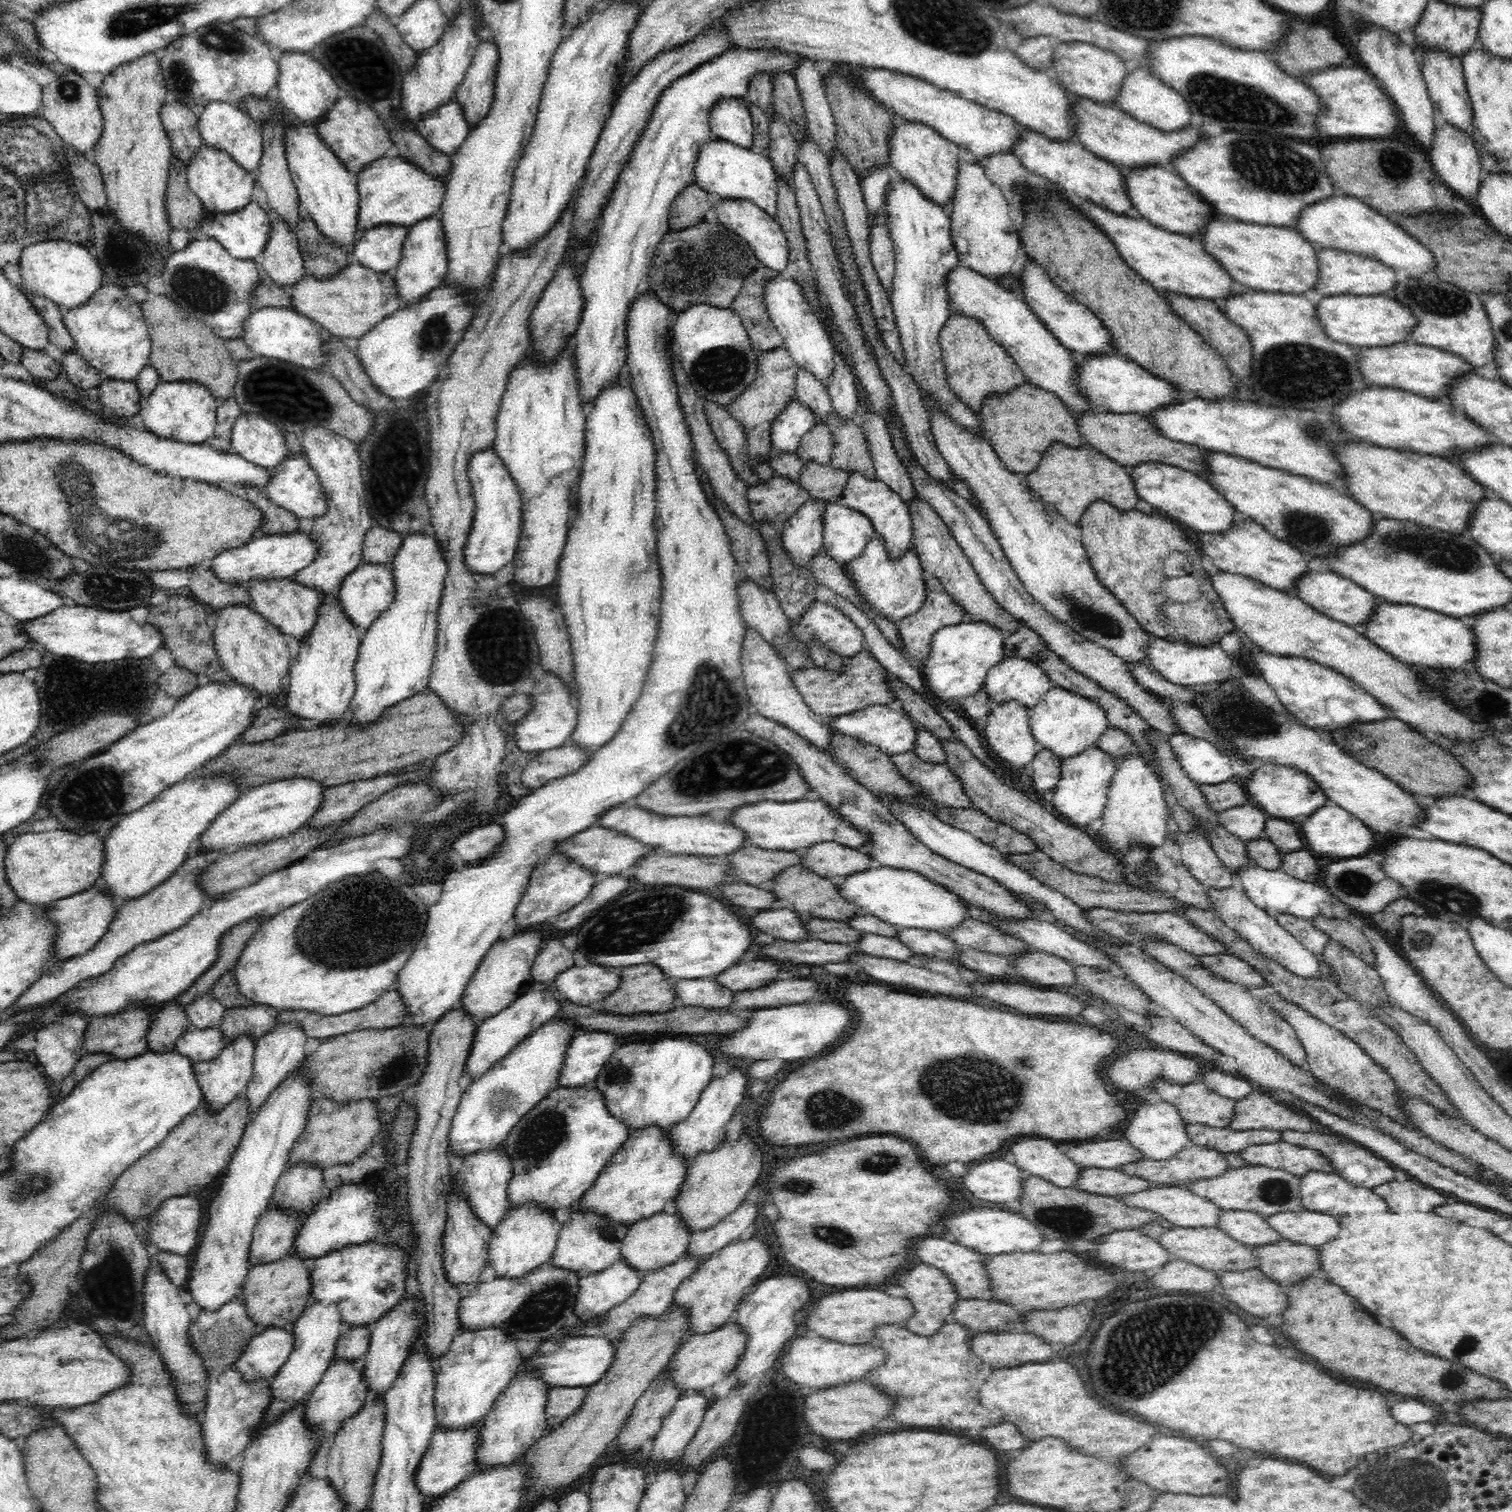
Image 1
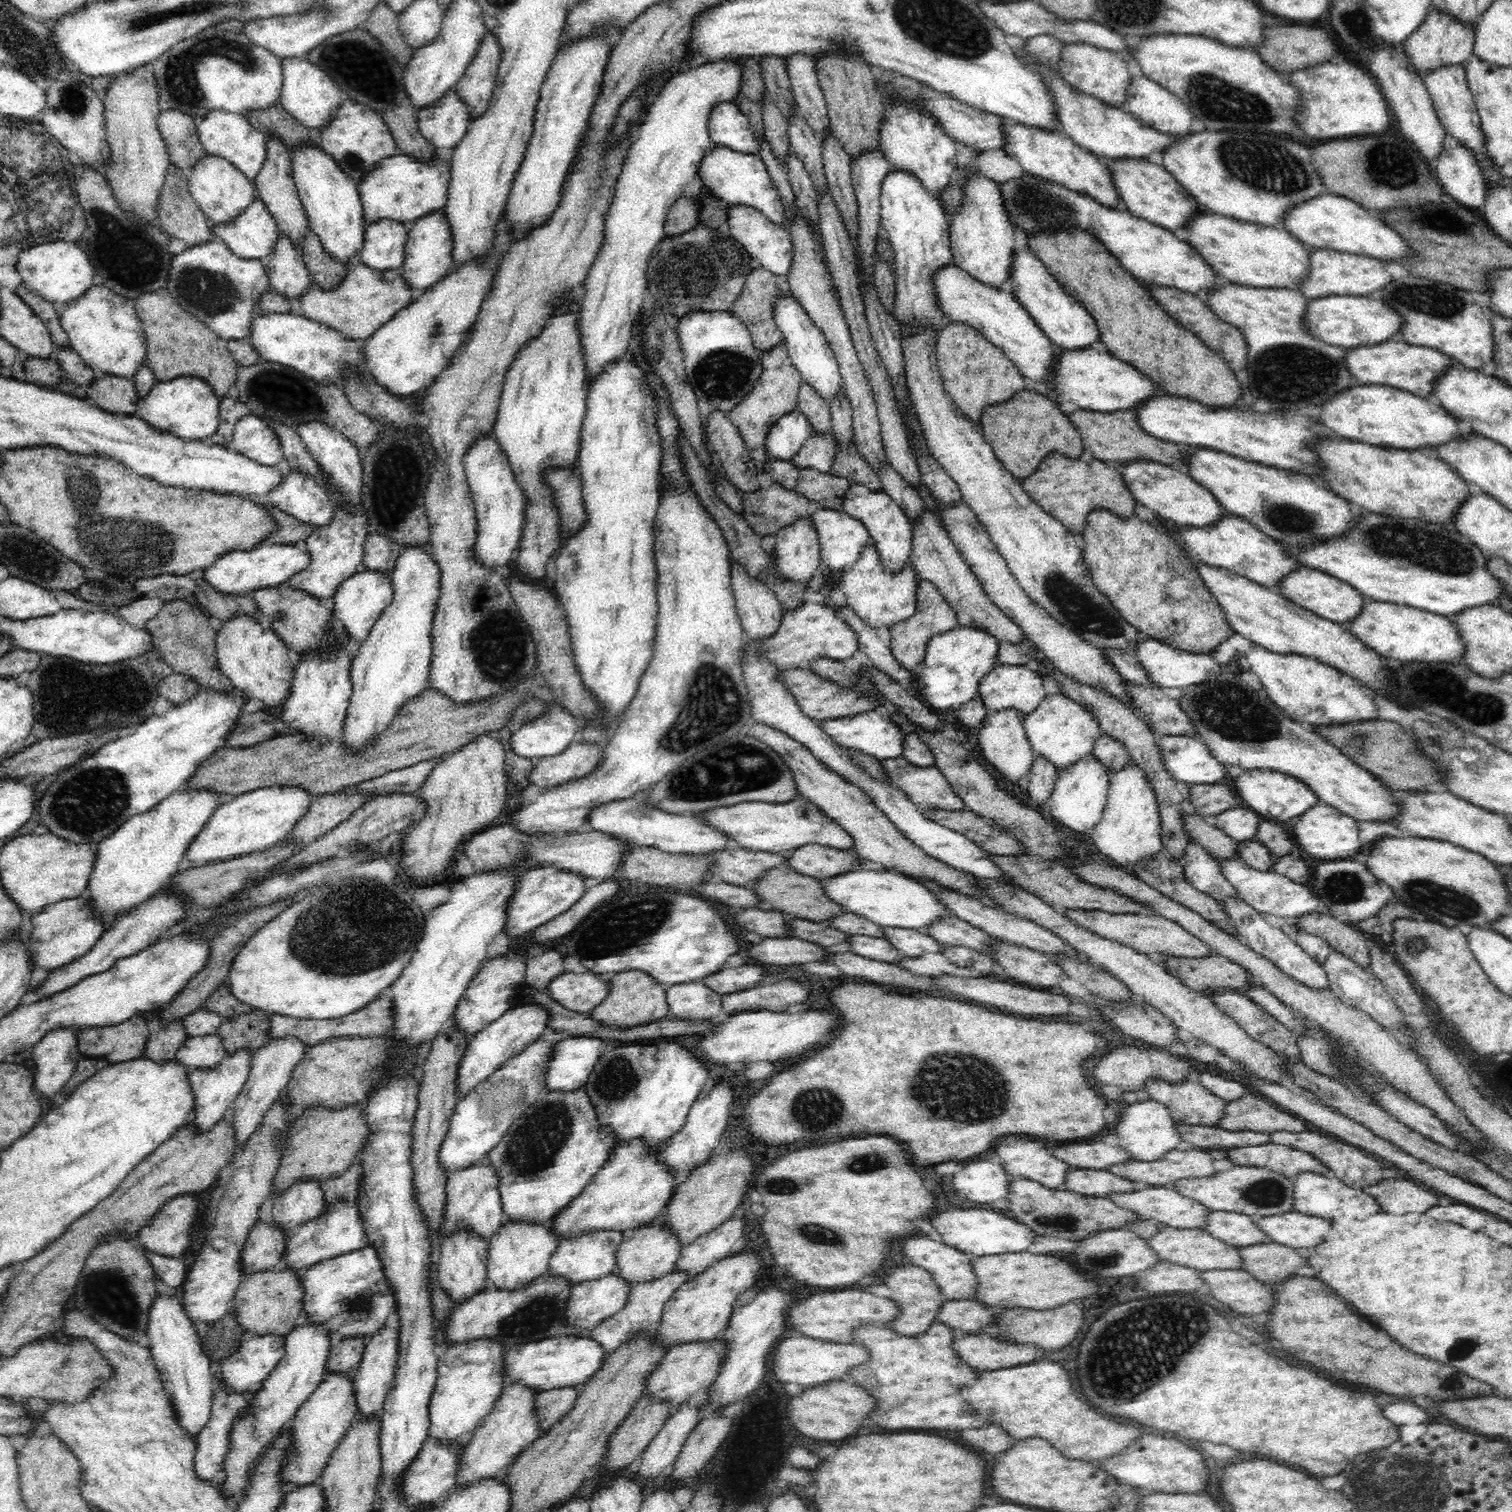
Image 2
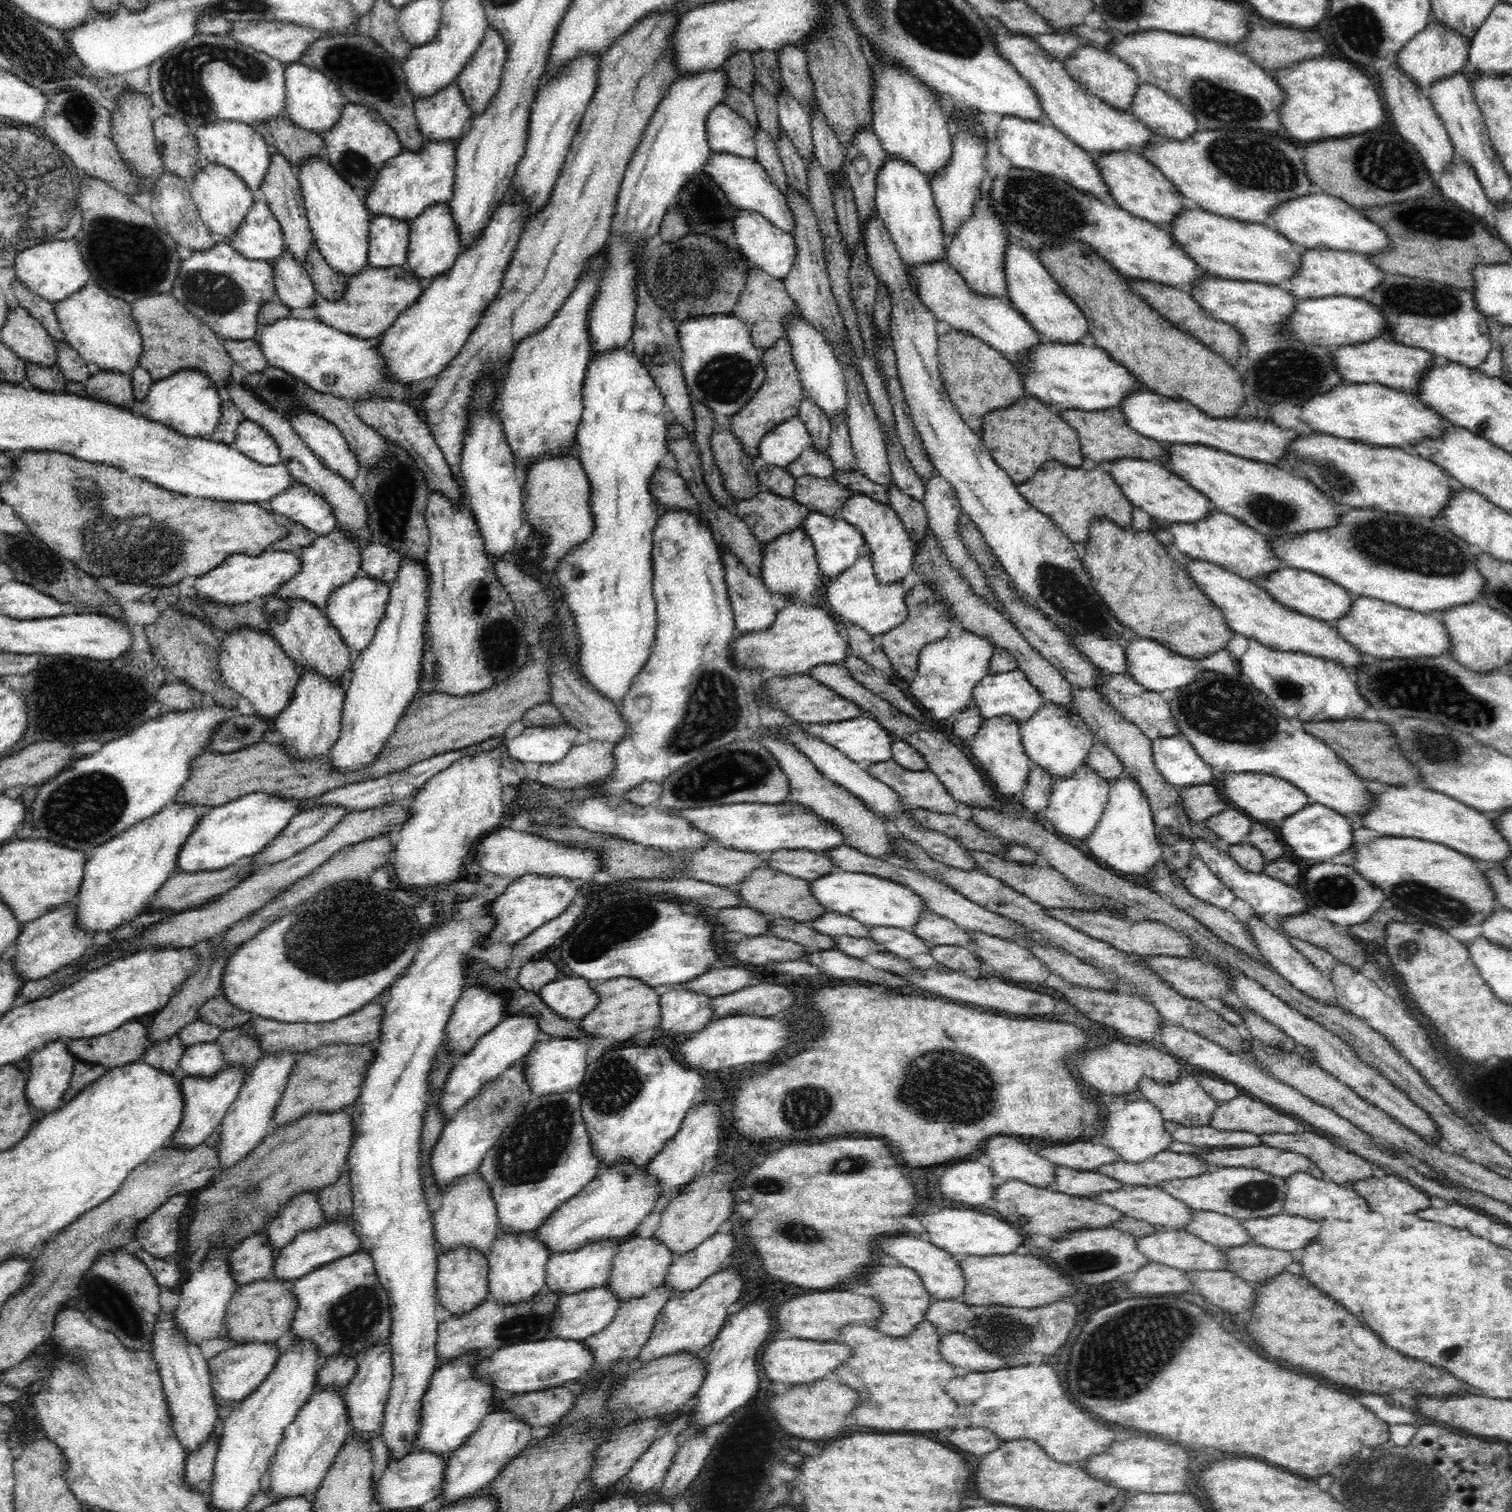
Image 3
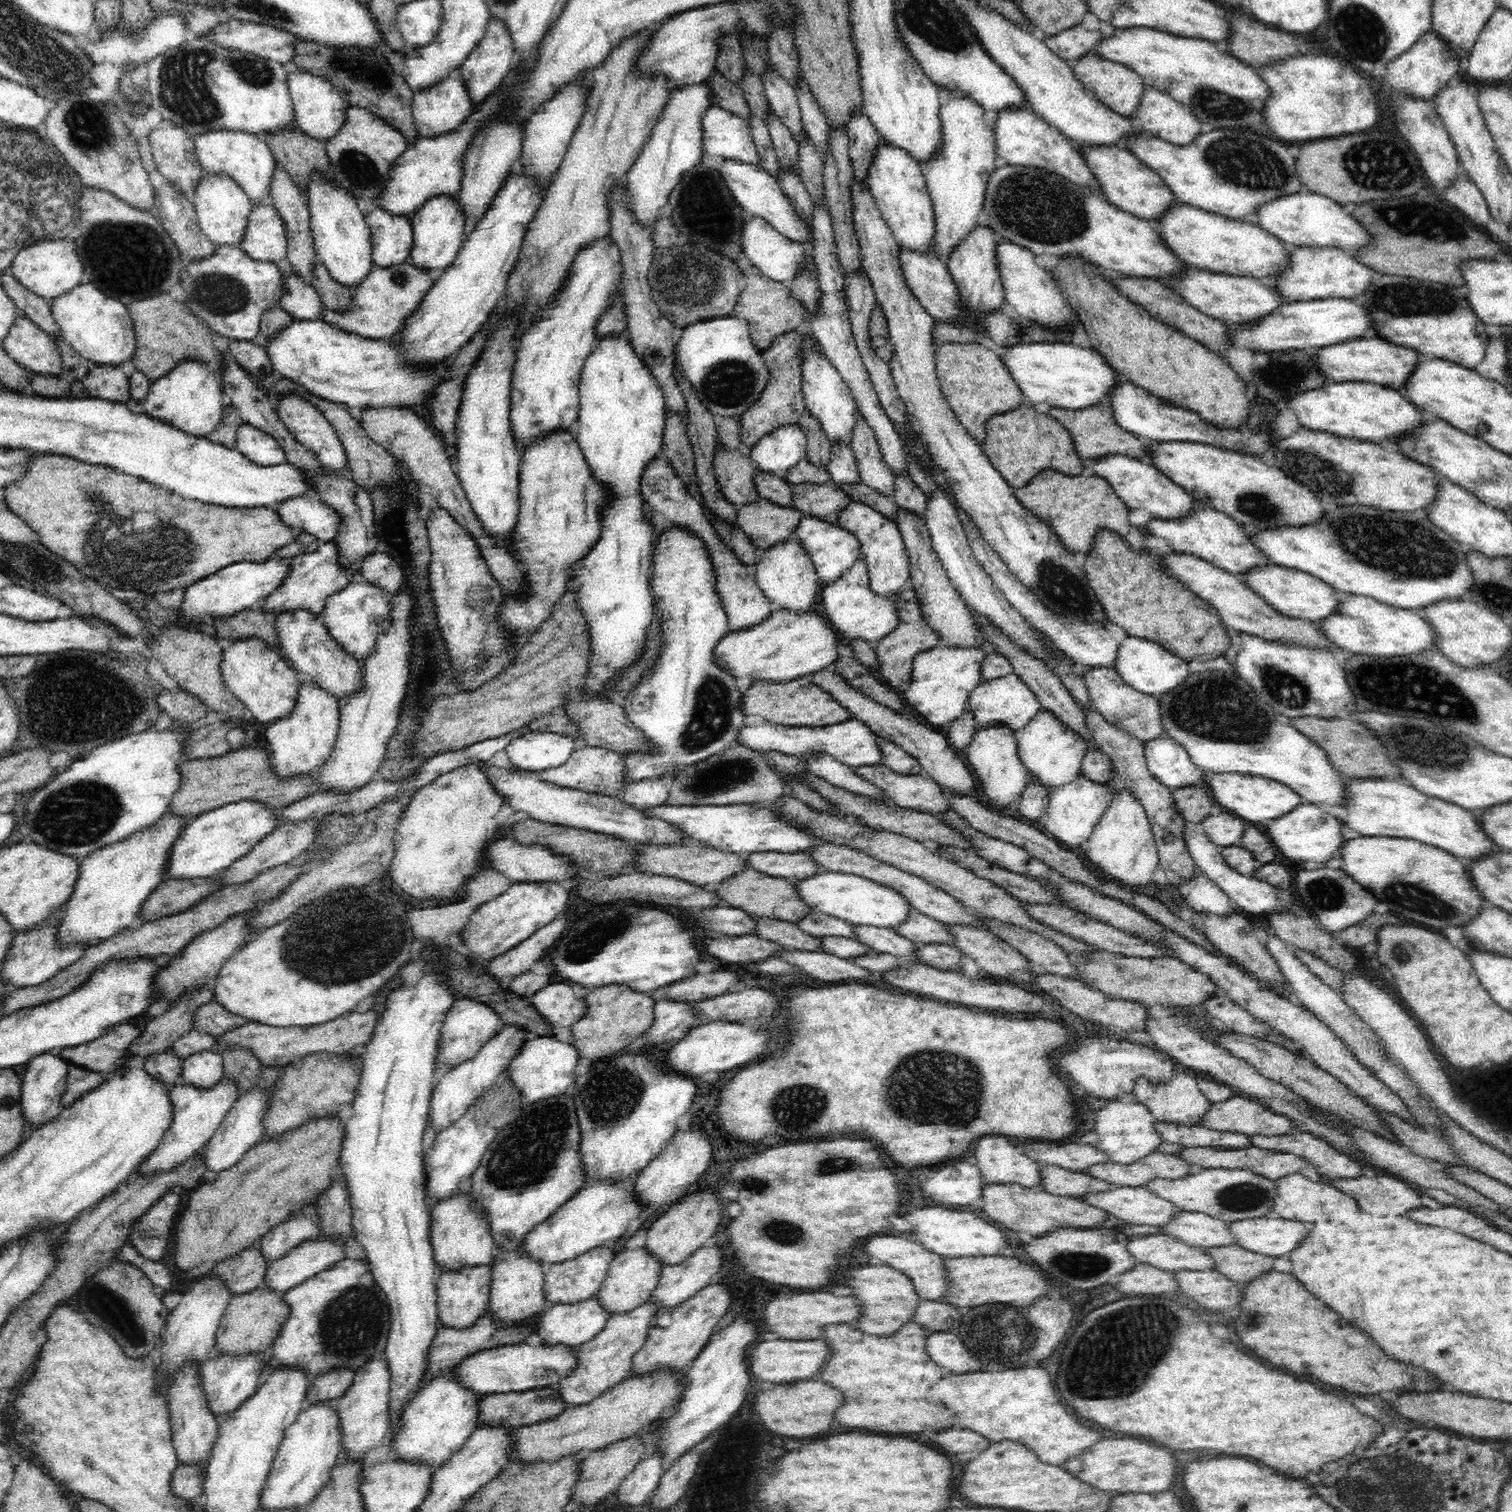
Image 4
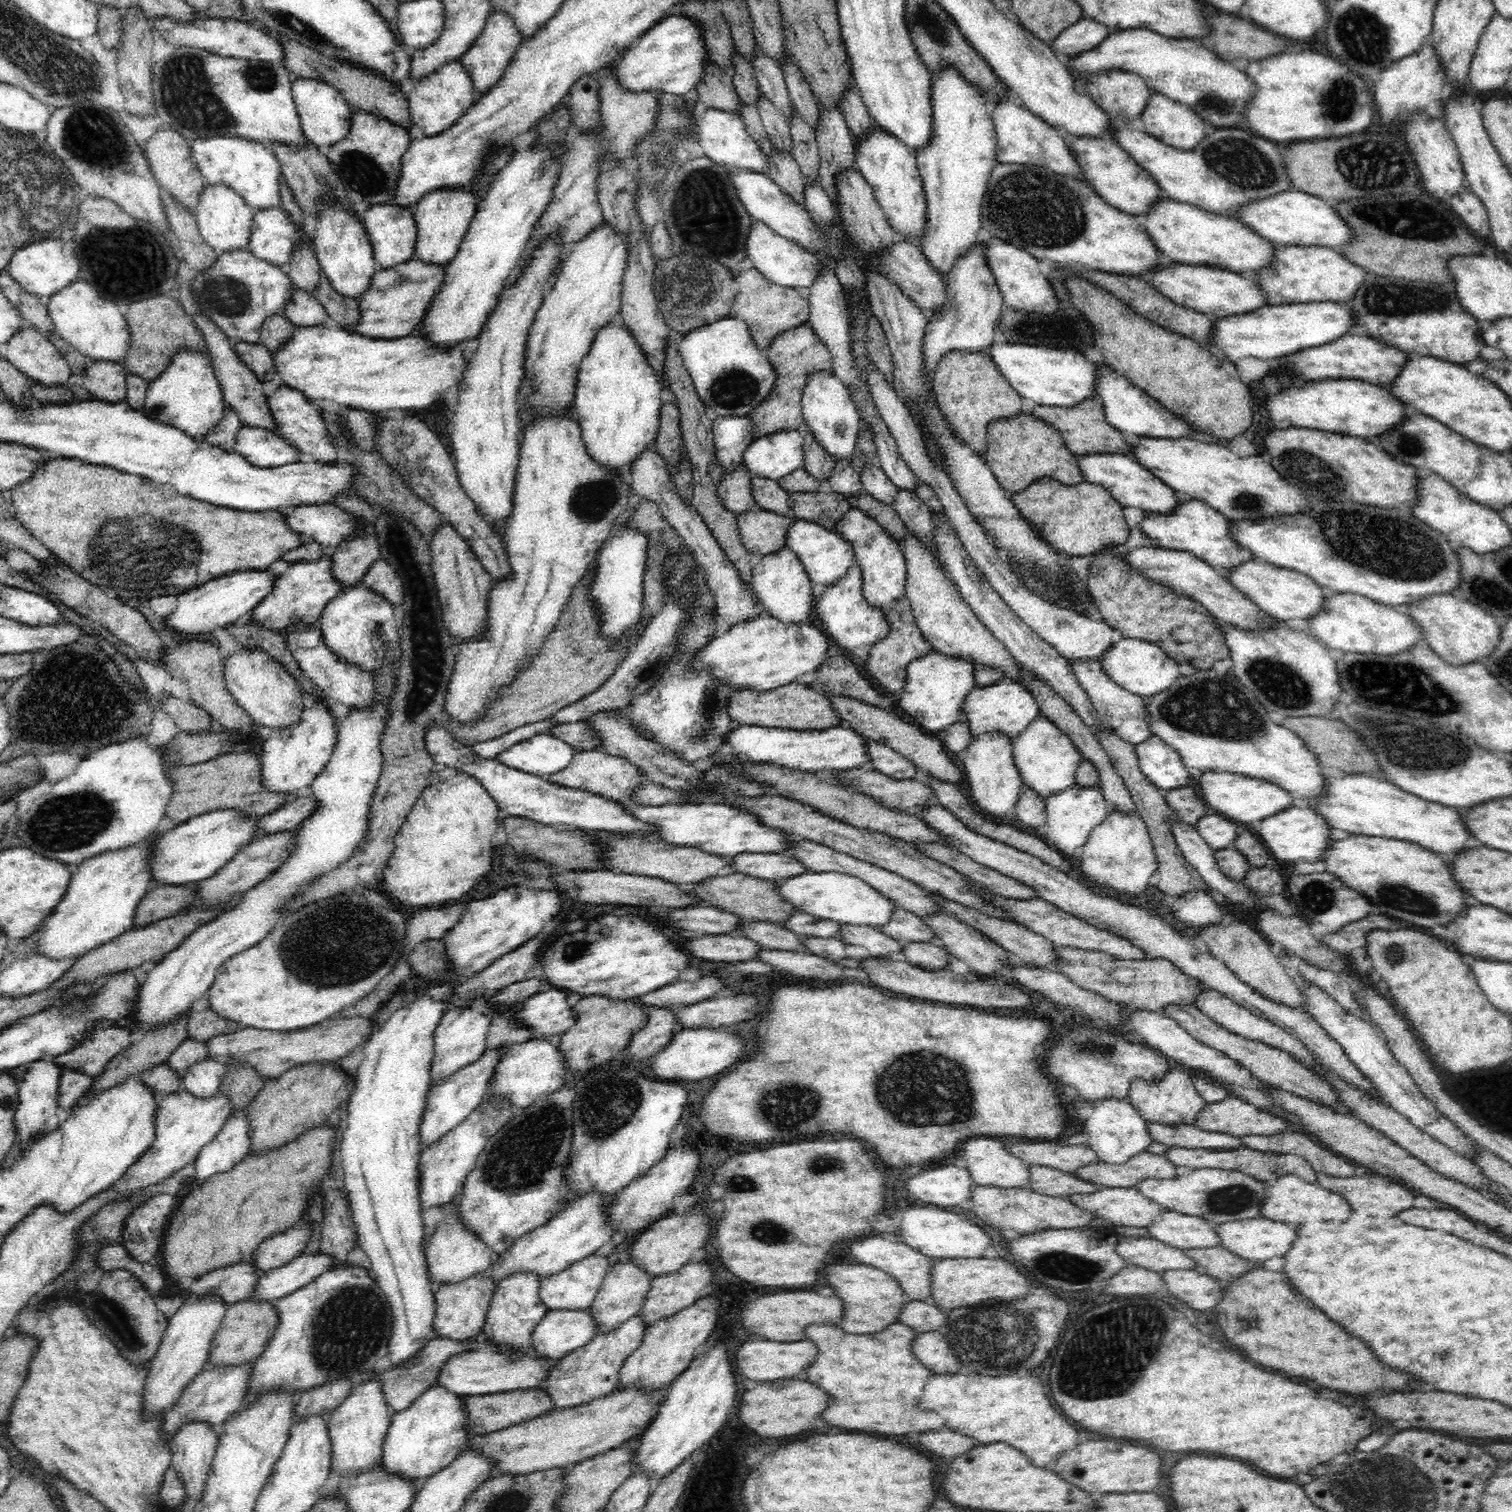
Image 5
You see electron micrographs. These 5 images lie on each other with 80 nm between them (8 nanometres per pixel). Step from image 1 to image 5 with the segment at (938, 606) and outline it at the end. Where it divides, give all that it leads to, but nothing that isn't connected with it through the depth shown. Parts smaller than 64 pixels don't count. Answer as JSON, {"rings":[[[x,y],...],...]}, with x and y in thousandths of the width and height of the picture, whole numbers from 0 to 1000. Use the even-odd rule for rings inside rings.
{"rings":[[[598,393],[595,397],[591,397],[587,402],[587,409],[589,409],[589,417],[587,419],[579,425],[575,429],[570,436],[570,441],[585,458],[590,460],[594,460],[600,452],[600,442],[606,435],[616,432],[616,425],[610,421],[608,413],[605,411],[604,405],[603,403],[603,399],[601,397],[600,393]]]}

